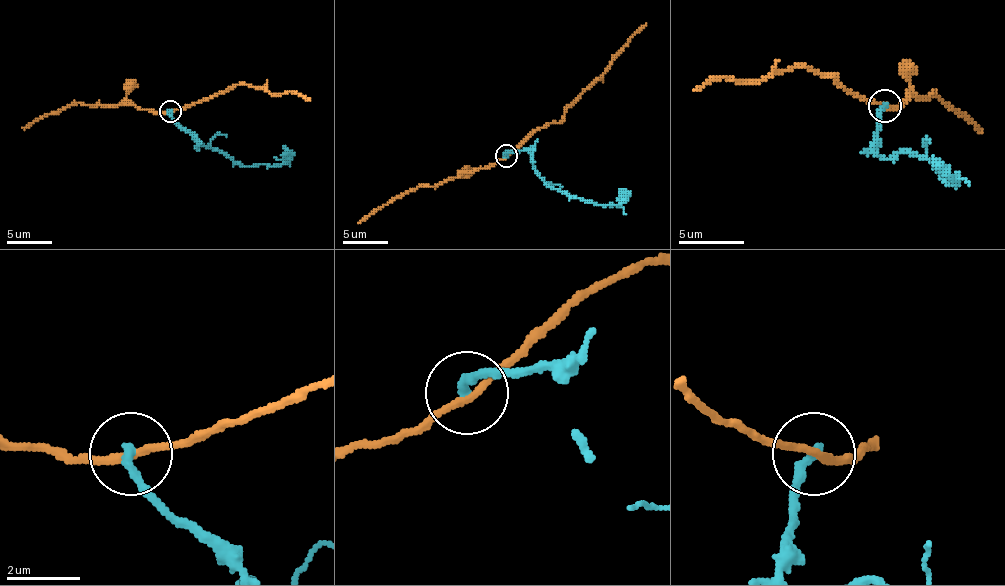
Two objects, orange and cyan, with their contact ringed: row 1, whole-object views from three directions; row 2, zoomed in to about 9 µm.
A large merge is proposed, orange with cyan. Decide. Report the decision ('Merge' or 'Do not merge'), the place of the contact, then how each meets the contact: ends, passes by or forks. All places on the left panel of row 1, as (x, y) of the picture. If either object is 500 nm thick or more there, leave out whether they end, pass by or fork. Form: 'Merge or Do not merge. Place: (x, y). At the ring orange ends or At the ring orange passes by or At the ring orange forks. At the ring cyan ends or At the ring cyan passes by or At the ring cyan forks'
Do not merge. Place: (170, 111). At the ring orange passes by. At the ring cyan ends

